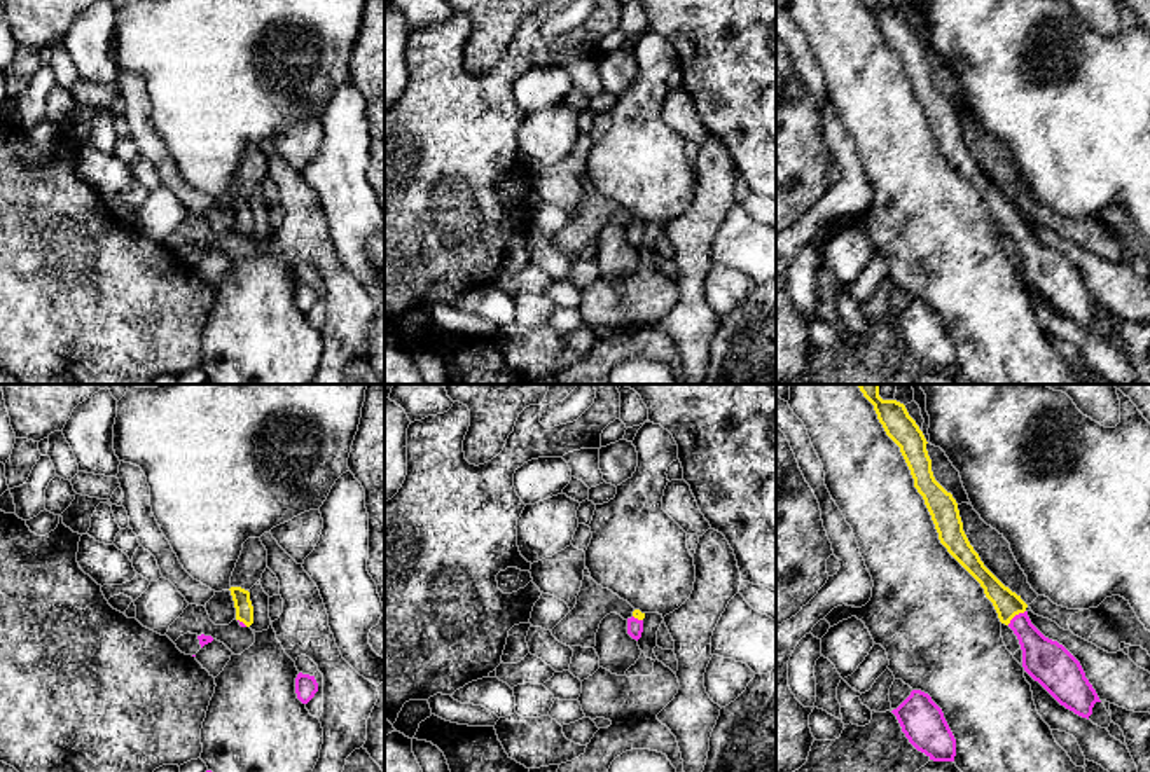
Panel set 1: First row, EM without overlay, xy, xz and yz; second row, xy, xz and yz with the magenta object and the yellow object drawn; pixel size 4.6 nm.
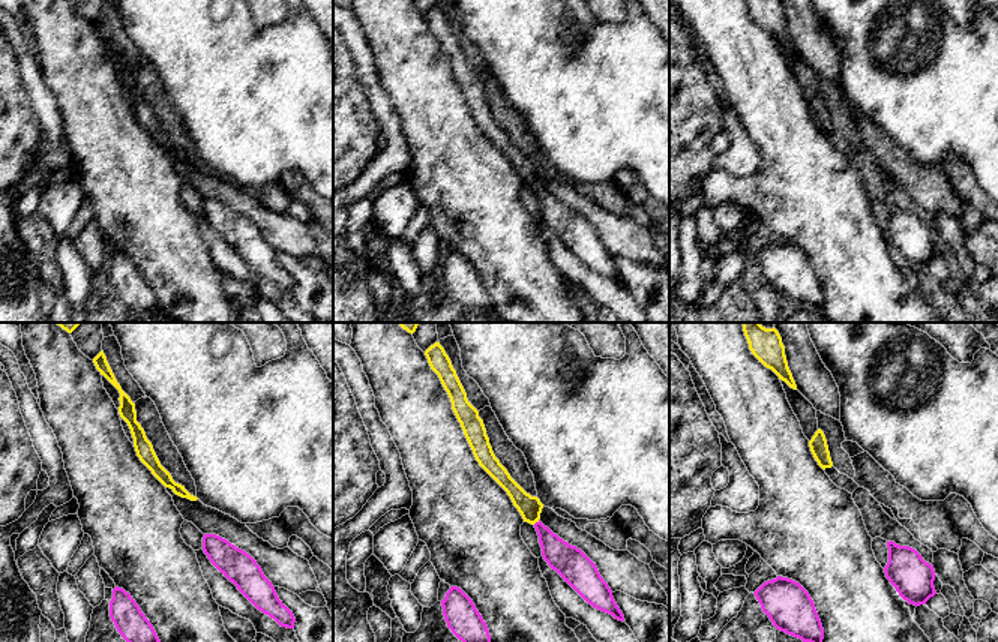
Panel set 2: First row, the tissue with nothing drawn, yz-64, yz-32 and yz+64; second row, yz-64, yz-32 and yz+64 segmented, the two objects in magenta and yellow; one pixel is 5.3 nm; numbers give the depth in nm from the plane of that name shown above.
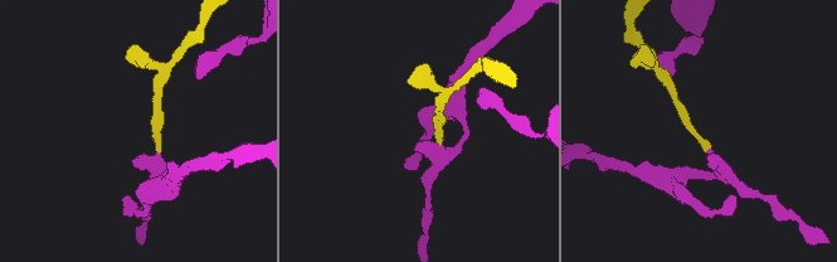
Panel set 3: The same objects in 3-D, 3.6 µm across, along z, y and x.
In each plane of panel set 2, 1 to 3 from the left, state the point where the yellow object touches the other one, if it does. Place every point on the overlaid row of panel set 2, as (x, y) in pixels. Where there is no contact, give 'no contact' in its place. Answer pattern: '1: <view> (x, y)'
1: no contact
2: yz-32 (536, 522)
3: no contact

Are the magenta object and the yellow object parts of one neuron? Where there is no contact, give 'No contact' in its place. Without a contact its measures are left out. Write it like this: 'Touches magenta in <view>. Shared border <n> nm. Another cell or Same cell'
Touches magenta in yz. Shared border 110 nm. Same cell

